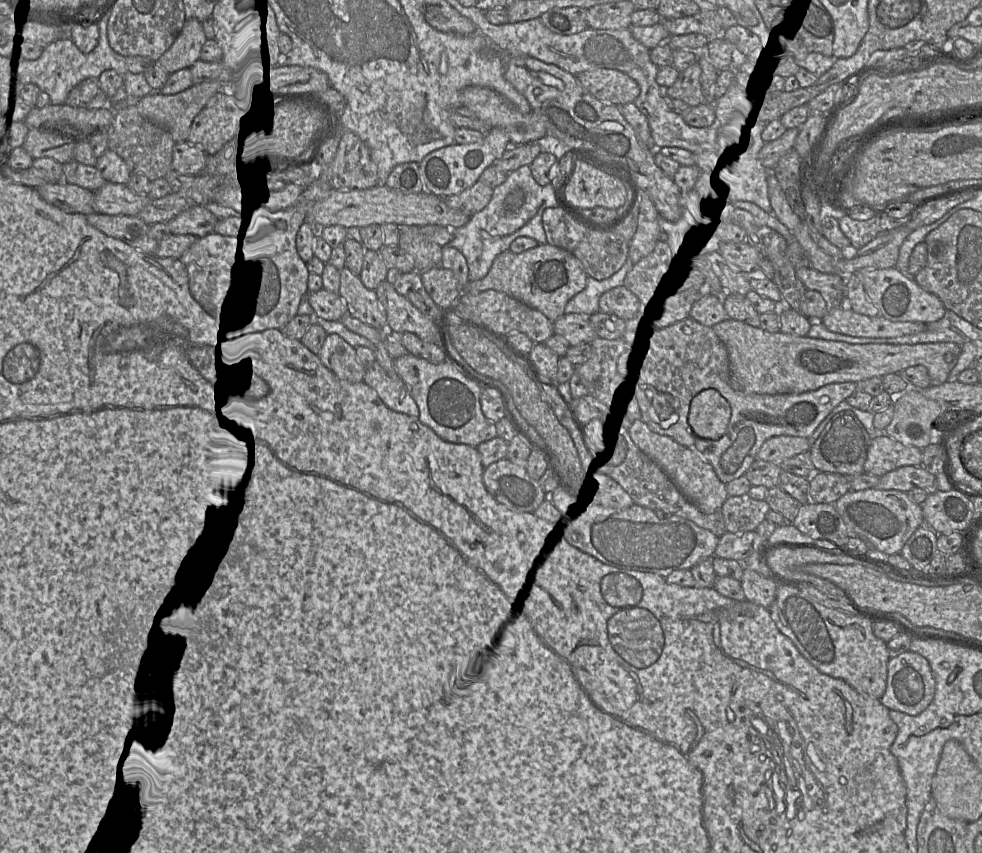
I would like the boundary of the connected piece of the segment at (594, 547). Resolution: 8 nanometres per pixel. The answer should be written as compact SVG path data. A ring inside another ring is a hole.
M557 484L550 492L549 498L556 506L555 520L561 531L578 547L602 562L620 568L657 574L667 578L675 570L690 570L699 562L714 557L719 537L709 530L698 527L690 520L676 515L665 518L638 504L623 509L604 507L583 493L574 493Z

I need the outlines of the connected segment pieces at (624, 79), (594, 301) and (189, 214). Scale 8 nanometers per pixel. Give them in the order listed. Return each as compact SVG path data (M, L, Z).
M600 68L576 75L581 85L594 97L606 103L624 105L639 96L638 83L627 74L614 69Z
M626 260L616 273L603 280L596 280L588 276L585 288L566 303L564 307L565 313L591 315L600 311L598 308L599 297L607 290L622 286L624 278L632 266L633 263Z
M193 205L167 222L170 233L203 237L213 232L218 217L205 205Z

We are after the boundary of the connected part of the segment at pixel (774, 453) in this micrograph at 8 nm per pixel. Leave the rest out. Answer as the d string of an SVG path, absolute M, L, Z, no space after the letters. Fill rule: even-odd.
M774 436L767 439L757 454L757 459L780 465L785 459L810 449L810 438L796 436Z

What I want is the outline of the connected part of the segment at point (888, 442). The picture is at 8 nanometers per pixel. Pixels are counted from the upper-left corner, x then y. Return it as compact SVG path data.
M889 436L872 439L864 464L865 473L878 477L902 466L921 466L922 449L906 446Z

